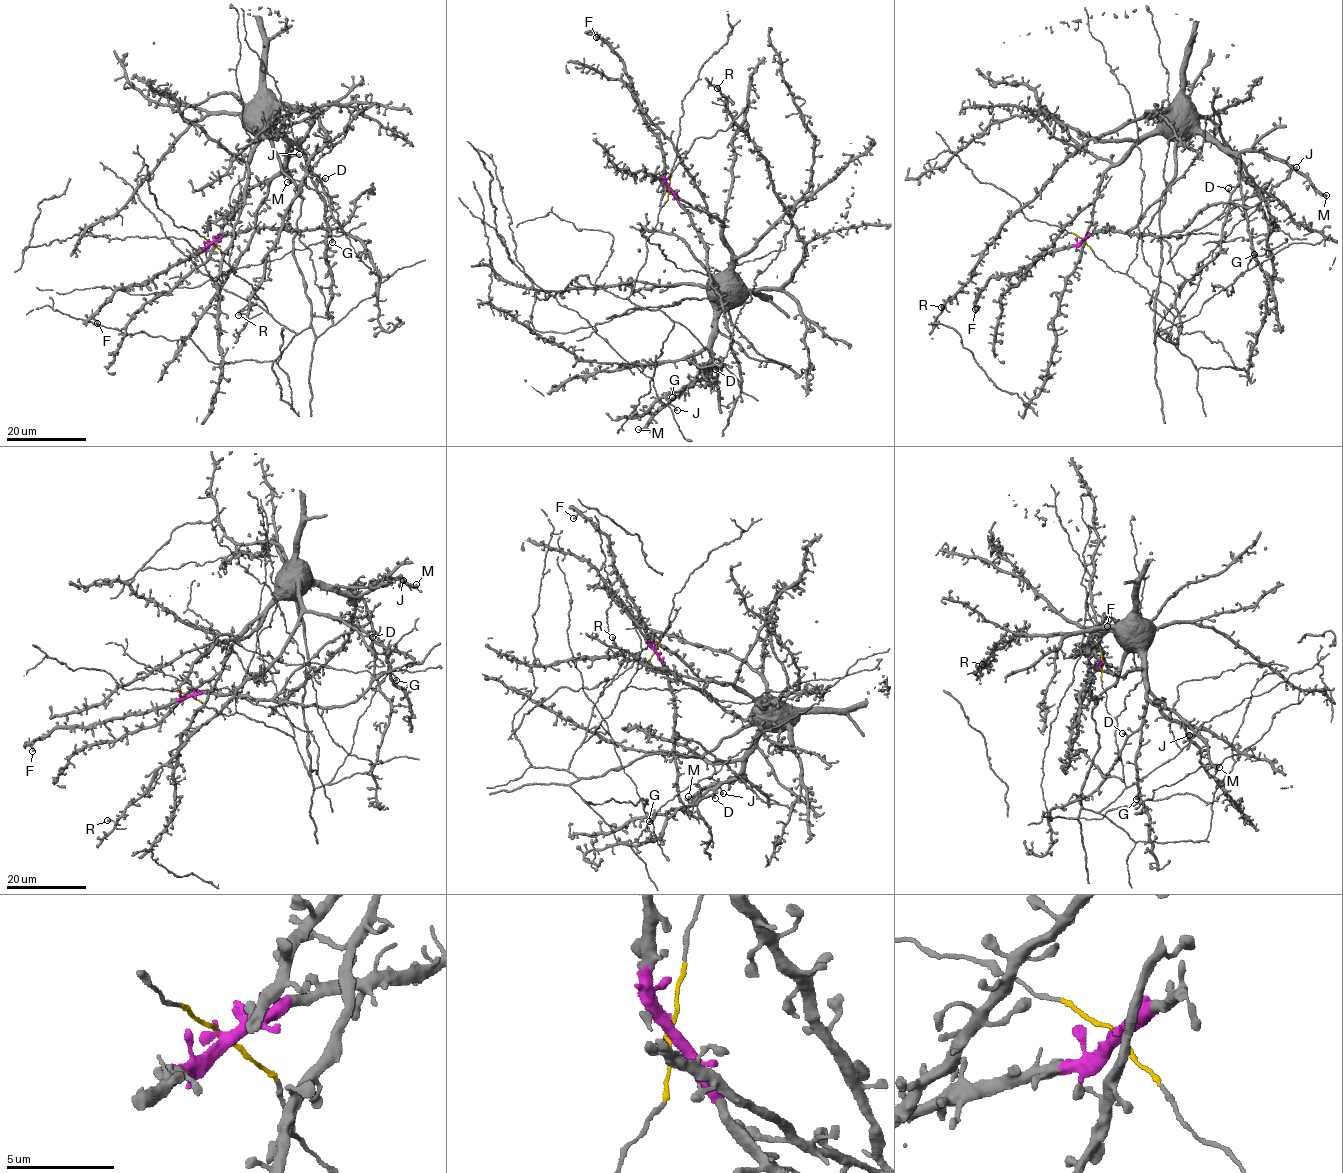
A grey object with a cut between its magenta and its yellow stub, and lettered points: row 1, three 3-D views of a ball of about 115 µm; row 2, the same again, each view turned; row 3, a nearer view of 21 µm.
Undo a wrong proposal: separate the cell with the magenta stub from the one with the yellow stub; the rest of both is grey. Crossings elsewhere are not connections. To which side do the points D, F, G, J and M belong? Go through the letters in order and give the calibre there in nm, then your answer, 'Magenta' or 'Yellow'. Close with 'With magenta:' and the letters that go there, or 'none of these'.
D: Thickness 360 nm. Yellow
F: Thickness 320 nm. Magenta
G: Thickness 440 nm. Yellow
J: Thickness 400 nm. Yellow
M: Thickness 400 nm. Yellow
With magenta: F

